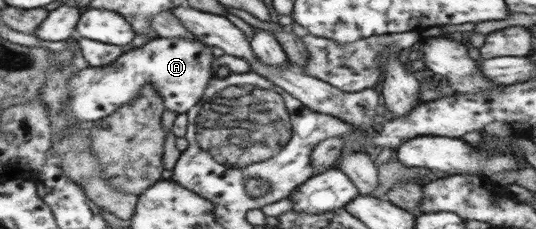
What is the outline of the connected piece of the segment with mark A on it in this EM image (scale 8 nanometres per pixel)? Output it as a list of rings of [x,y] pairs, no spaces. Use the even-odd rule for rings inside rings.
[[[163,38],[148,40],[144,47],[120,55],[110,65],[88,67],[76,71],[68,81],[70,99],[63,105],[64,112],[78,122],[97,121],[112,115],[122,105],[140,97],[142,87],[152,87],[164,102],[166,111],[187,114],[200,102],[210,80],[216,58],[206,44],[194,38]]]

